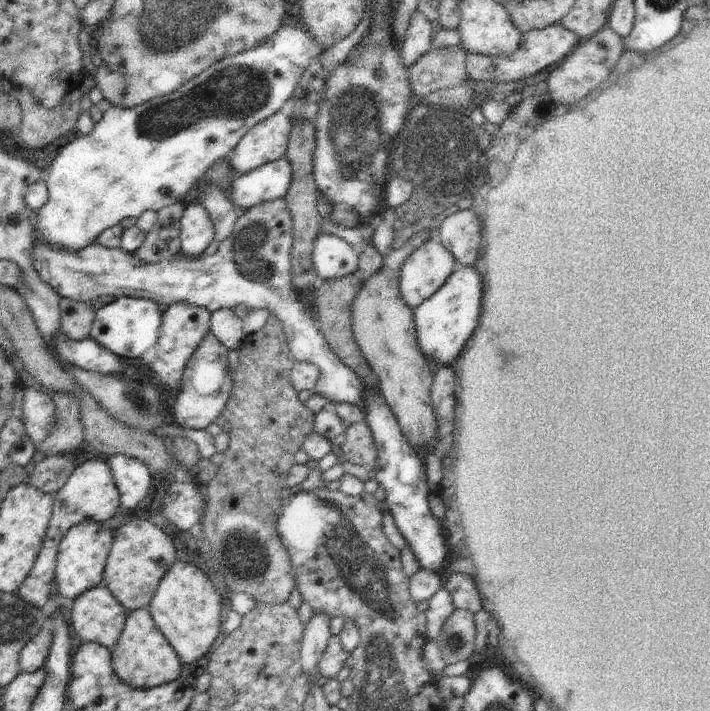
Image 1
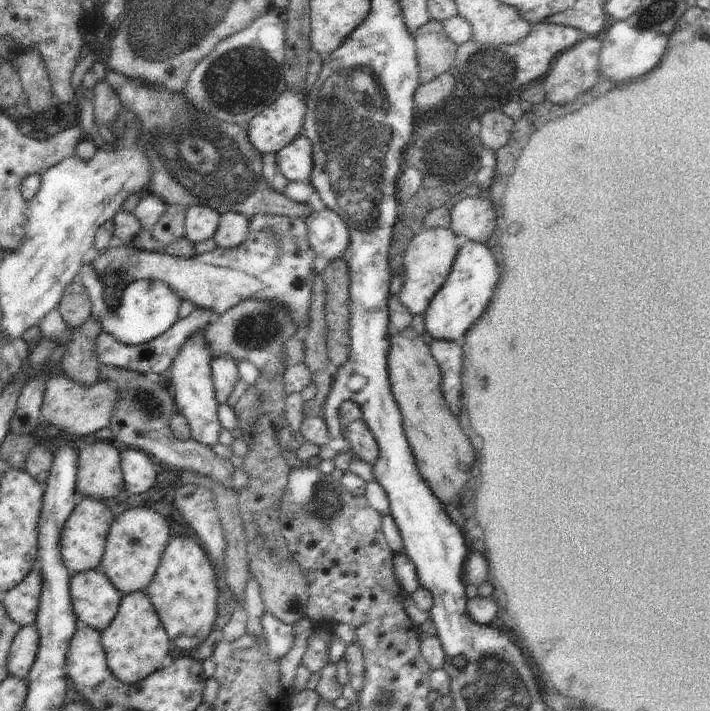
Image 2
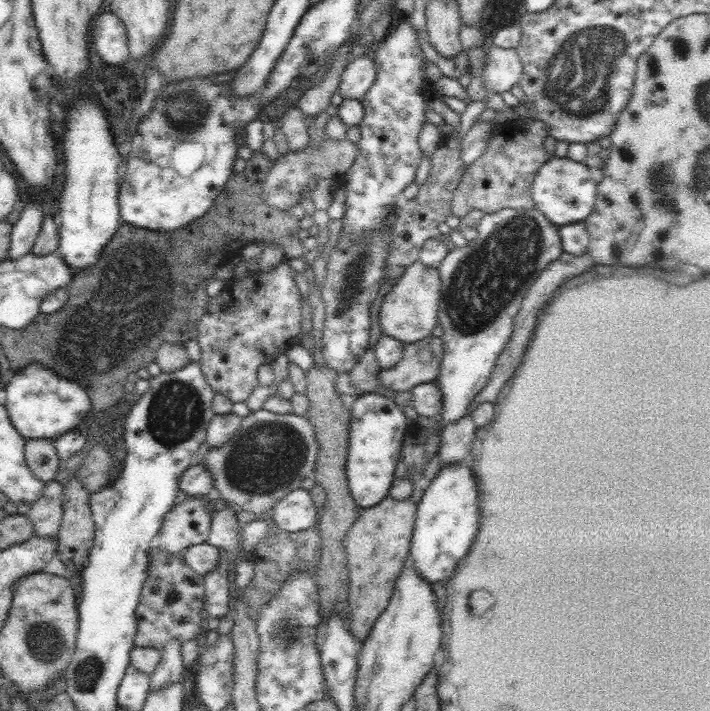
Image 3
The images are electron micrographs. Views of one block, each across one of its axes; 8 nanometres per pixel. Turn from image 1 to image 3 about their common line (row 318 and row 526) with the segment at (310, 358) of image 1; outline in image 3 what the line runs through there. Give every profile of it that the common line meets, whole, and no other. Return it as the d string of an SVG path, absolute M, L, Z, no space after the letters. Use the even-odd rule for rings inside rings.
M306 489L289 492L276 503L263 517L276 521L276 524L288 532L300 532L316 527L320 511L311 494Z

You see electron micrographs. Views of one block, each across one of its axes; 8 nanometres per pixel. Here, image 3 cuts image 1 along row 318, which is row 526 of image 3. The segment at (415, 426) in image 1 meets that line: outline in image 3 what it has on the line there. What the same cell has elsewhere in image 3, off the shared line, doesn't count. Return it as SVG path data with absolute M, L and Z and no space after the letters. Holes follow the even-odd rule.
M390 496L384 497L376 506L363 509L360 516L350 527L349 534L346 535L345 551L347 554L347 567L349 568L349 614L348 626L351 634L366 640L371 634L371 628L376 619L384 612L390 603L391 596L396 584L396 579L400 576L404 568L404 561L410 555L411 538L417 517L417 504L406 500L396 500Z

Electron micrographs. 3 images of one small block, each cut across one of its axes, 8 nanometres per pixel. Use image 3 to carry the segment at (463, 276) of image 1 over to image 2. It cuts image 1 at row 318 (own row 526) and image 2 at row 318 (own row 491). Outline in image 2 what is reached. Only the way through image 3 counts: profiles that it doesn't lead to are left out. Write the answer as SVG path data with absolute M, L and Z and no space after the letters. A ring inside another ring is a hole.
M467 241L458 249L450 274L436 296L432 298L424 315L424 330L434 340L458 340L477 322L487 309L500 278L499 257L492 245Z

